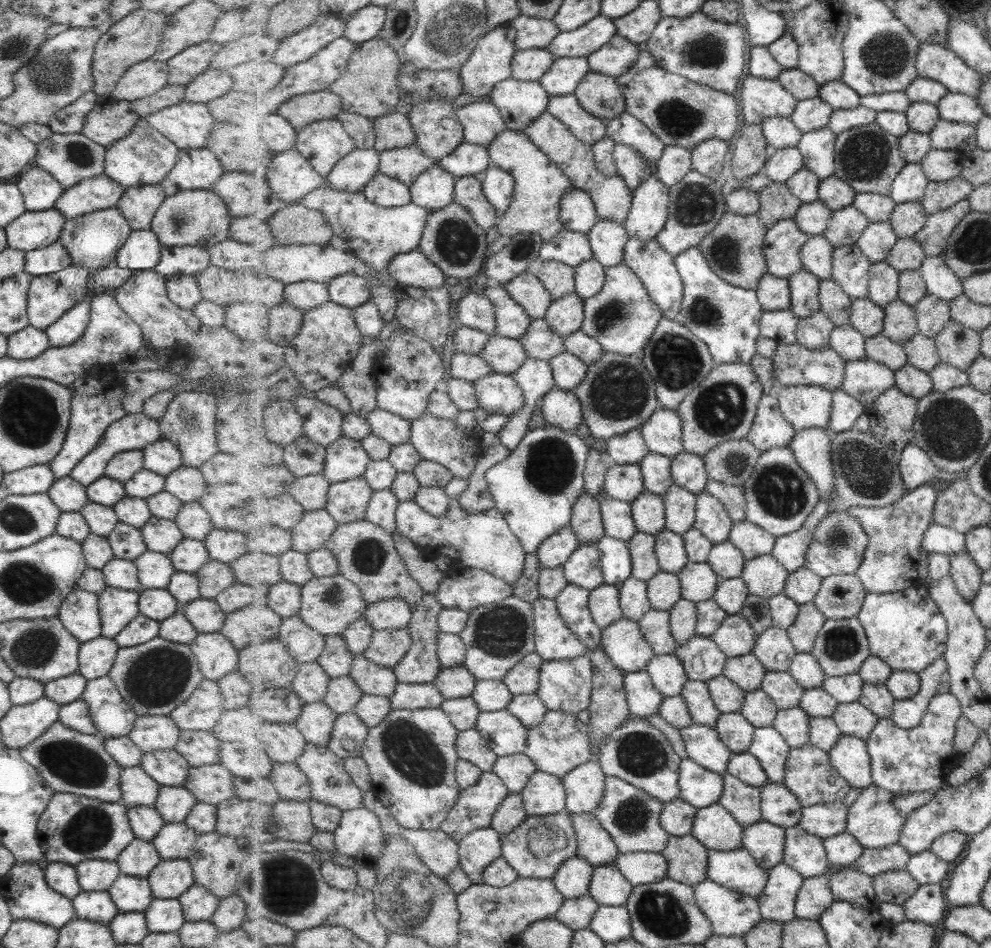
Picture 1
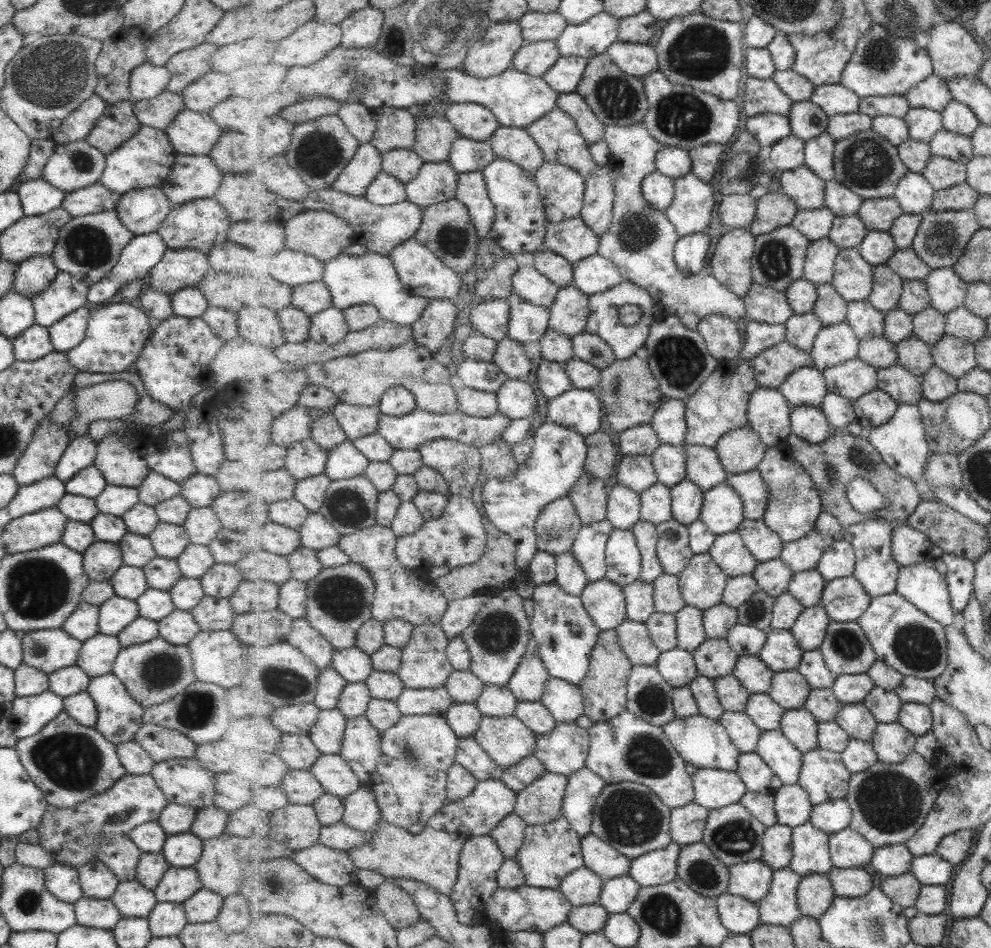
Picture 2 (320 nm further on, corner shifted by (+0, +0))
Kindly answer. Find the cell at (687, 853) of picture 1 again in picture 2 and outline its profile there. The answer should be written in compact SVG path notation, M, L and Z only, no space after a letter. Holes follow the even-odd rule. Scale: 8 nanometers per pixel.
M703 841L682 845L678 879L690 884L699 894L717 899L729 893L730 877L730 869Z

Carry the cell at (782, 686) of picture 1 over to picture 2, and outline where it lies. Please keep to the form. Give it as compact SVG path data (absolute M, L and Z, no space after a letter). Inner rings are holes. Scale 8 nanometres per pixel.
M793 669L774 674L768 695L786 709L803 709L812 689L806 676Z

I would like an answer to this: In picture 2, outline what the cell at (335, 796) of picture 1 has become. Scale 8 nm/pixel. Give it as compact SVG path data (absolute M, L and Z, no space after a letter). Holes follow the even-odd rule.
M322 754L310 769L326 789L327 794L344 799L359 791L363 783L355 775L346 758L340 754Z

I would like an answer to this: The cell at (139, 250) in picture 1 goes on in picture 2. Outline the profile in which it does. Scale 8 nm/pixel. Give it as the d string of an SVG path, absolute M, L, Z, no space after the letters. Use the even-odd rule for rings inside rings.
M157 232L133 235L127 246L121 249L115 267L105 274L105 278L88 287L86 301L105 304L126 284L146 280L151 268L161 261L165 252L165 244Z

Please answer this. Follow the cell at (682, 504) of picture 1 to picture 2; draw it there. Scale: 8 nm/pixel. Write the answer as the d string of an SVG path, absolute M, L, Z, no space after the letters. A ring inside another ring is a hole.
M687 478L672 488L673 519L689 526L702 515L705 491Z

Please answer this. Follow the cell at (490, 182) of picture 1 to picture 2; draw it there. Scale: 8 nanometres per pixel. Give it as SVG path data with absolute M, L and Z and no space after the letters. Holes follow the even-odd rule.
M498 157L483 170L491 200L496 206L496 221L490 232L496 243L509 254L543 250L547 230L546 208L536 180L522 166Z

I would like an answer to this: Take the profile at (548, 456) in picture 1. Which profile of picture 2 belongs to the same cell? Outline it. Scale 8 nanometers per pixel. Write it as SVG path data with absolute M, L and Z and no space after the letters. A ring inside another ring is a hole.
M547 420L538 427L533 440L533 454L525 464L520 465L517 474L510 478L492 478L481 486L487 519L518 544L516 564L527 574L539 550L536 523L542 508L556 498L568 496L586 471L588 461L586 436L562 424Z

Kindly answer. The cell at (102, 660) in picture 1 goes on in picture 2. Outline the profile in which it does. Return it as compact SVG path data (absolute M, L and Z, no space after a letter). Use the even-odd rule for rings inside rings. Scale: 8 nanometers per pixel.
M98 632L82 642L74 665L78 666L89 678L110 673L120 649L116 637Z

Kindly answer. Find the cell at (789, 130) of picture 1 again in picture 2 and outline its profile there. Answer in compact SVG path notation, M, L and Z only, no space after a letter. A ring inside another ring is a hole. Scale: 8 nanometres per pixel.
M763 113L746 117L745 129L760 142L760 146L771 147L793 134L790 117L779 113Z

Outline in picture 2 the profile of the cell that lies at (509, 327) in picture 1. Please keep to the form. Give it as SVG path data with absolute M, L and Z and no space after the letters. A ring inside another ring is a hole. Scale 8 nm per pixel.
M514 293L510 302L509 337L519 342L535 342L550 331L550 310Z

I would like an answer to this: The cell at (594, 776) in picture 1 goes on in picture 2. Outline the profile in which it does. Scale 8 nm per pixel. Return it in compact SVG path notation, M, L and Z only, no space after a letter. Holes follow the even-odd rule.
M588 767L569 776L562 814L570 820L579 836L592 833L594 807L607 785L603 777Z

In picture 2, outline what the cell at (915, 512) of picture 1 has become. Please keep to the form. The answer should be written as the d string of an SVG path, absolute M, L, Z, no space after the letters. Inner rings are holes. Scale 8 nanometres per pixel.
M872 518L843 530L844 539L850 541L856 550L855 578L864 585L867 594L872 597L895 593L897 578L899 578L899 564L894 557L895 525L884 518Z

